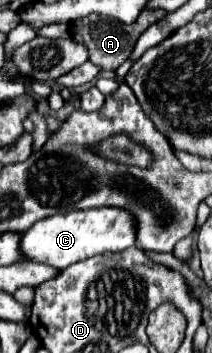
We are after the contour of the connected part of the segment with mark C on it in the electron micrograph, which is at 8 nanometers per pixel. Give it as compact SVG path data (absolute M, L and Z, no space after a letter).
M99 206L89 210L73 210L69 214L57 214L35 222L21 240L21 250L25 260L41 260L45 264L55 264L63 270L73 262L85 260L103 252L121 252L135 246L137 220L135 216L117 206Z

